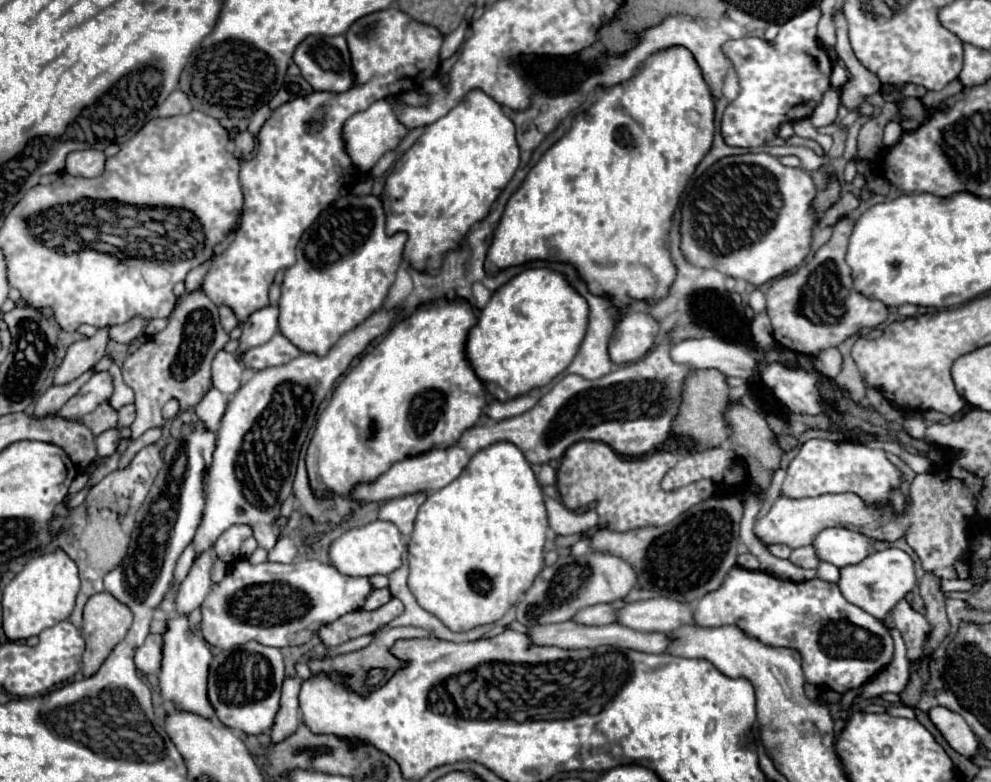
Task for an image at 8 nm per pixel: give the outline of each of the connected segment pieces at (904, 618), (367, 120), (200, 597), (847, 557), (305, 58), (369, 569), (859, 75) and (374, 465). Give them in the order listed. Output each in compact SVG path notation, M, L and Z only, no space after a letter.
M902 599L882 621L886 627L898 629L902 633L902 639L906 643L906 657L910 661L918 659L922 655L922 645L924 639L930 633L930 625L924 615L914 611L906 599Z
M376 101L372 103L366 111L354 113L342 127L342 139L344 139L344 147L348 157L352 159L352 163L360 169L360 171L370 171L376 161L386 153L398 147L400 139L408 133L408 129L394 117L394 109L388 101Z
M202 553L202 557L198 557L188 573L188 577L184 579L184 583L178 589L174 607L180 615L190 615L194 609L198 609L206 597L206 593L210 593L212 581L210 581L210 567L216 561L216 553Z
M832 527L820 531L814 537L812 547L820 561L834 563L836 567L856 565L874 551L872 539L844 527Z
M344 35L338 37L308 37L298 45L294 53L294 63L300 67L302 77L314 87L314 91L332 91L344 93L356 85L356 77L352 73L350 51Z
M372 521L368 525L348 529L340 537L336 537L328 547L328 557L330 557L330 563L344 575L370 577L370 575L388 575L396 571L402 565L404 549L406 545L396 525L388 521Z
M836 11L834 15L834 23L836 23L836 53L838 57L846 63L848 73L850 73L850 81L840 89L842 93L842 105L846 105L848 109L858 109L864 115L872 113L872 107L866 103L866 95L878 93L880 91L880 79L868 71L854 55L850 41L848 41L848 27L846 27L846 19L842 15L842 11Z
M466 299L446 301L444 305L430 303L396 323L370 353L360 357L334 389L308 445L306 467L310 485L318 495L346 497L346 489L354 481L374 481L394 461L402 461L410 453L424 453L434 445L454 445L466 429L474 427L488 397L484 383L466 359L466 339L476 321L476 311Z

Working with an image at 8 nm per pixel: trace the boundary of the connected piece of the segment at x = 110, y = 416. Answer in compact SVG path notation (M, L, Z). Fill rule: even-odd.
M110 403L98 405L92 413L84 415L80 419L80 423L86 425L94 433L94 437L98 437L100 433L104 433L108 429L114 429L116 427L116 421L118 421L118 411Z

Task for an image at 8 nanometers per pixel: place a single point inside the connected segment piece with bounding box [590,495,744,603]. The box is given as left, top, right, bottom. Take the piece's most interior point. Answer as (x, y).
(683, 561)

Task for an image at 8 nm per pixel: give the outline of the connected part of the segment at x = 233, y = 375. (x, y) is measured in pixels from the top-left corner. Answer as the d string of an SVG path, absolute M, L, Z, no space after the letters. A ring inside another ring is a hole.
M220 349L212 361L212 381L218 391L224 395L234 395L236 389L246 379L244 367L236 361L236 357L224 349Z

